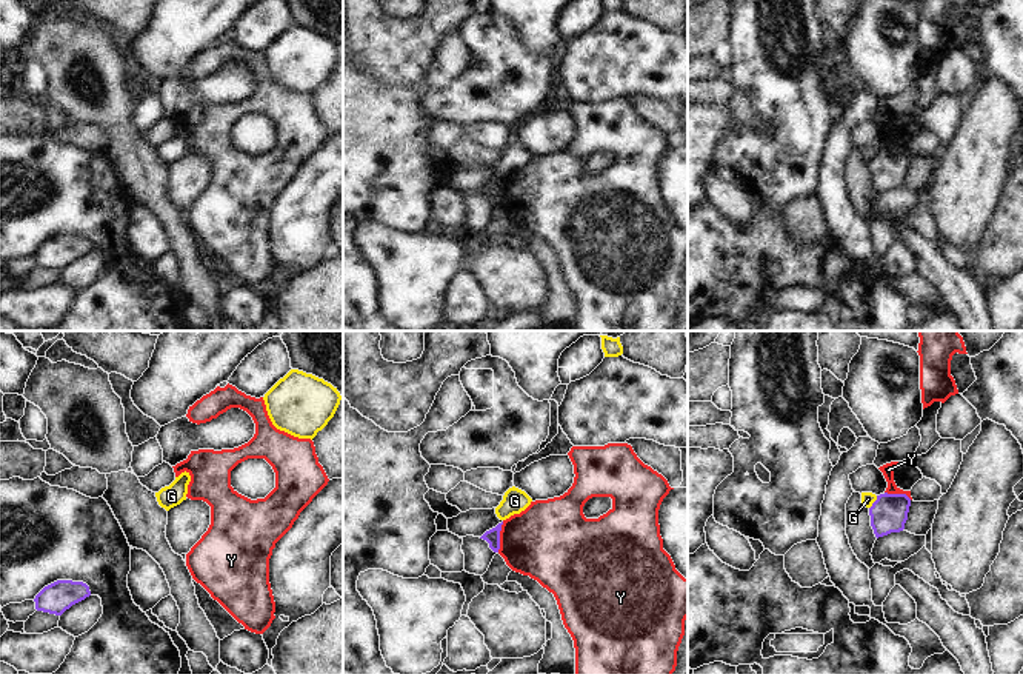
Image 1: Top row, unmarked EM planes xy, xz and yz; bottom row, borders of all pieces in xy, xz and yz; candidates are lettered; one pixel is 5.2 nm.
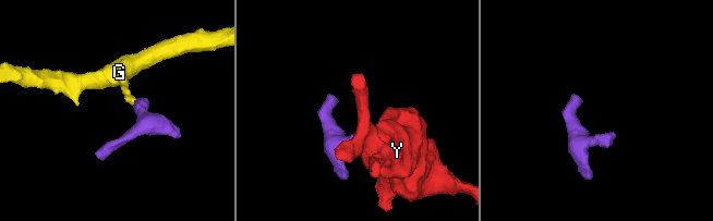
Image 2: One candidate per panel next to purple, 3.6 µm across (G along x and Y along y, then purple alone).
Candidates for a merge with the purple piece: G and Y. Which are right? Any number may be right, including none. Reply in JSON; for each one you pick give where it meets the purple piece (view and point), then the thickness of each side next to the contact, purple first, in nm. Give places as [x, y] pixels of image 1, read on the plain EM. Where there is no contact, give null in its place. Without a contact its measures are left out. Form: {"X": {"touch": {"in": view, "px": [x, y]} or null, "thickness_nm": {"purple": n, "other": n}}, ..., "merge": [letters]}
{"merge": []}

